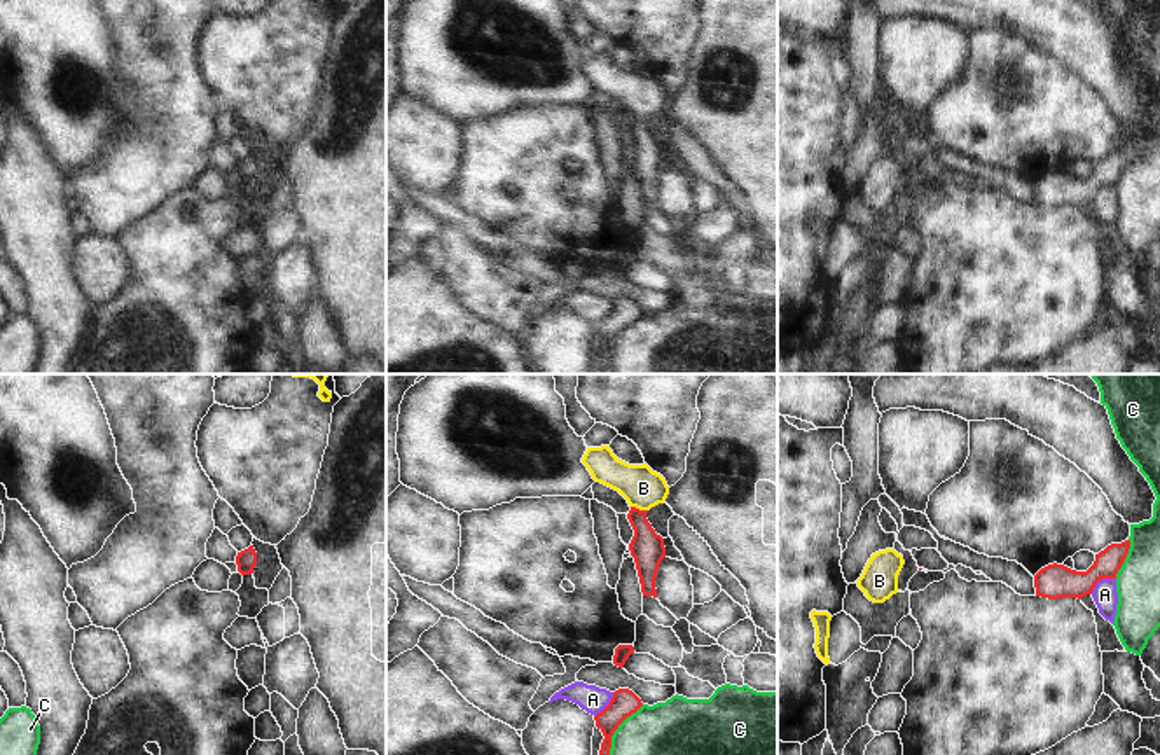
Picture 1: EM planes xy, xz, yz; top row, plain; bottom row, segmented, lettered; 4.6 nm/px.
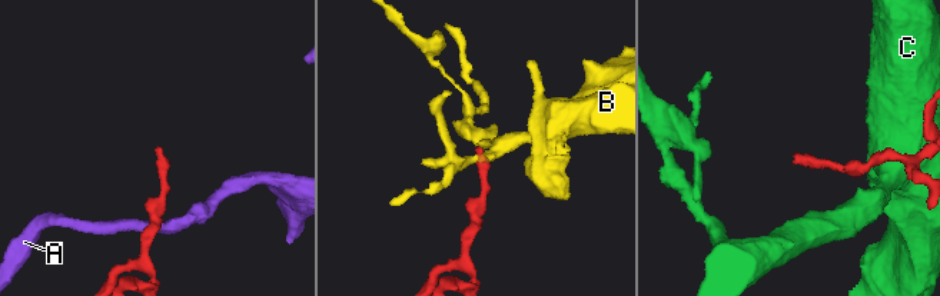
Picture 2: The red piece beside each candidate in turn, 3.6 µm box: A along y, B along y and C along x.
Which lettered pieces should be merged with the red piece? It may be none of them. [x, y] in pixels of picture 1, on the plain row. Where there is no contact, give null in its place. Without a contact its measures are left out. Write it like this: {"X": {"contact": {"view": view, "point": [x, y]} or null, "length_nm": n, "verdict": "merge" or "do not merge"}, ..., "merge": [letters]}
{"A": {"contact": {"view": "yz", "point": [1101, 187]}, "length_nm": 140, "verdict": "do not merge"}, "B": {"contact": {"view": "xz", "point": [638, 117]}, "length_nm": 80, "verdict": "merge"}, "C": {"contact": {"view": "xz", "point": [614, 339]}, "length_nm": 320, "verdict": "do not merge"}, "merge": ["B"]}

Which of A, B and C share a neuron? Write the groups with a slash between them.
A / B / C

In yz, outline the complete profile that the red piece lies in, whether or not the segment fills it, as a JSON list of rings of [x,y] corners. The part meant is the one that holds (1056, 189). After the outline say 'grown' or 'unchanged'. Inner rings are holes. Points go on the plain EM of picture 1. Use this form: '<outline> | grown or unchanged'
[[[1130,149],[1111,152],[1095,163],[1094,173],[1087,180],[1076,180],[1064,173],[1048,173],[1034,184],[1036,204],[1059,208],[1092,203],[1102,187],[1116,187],[1130,157]]] | unchanged

